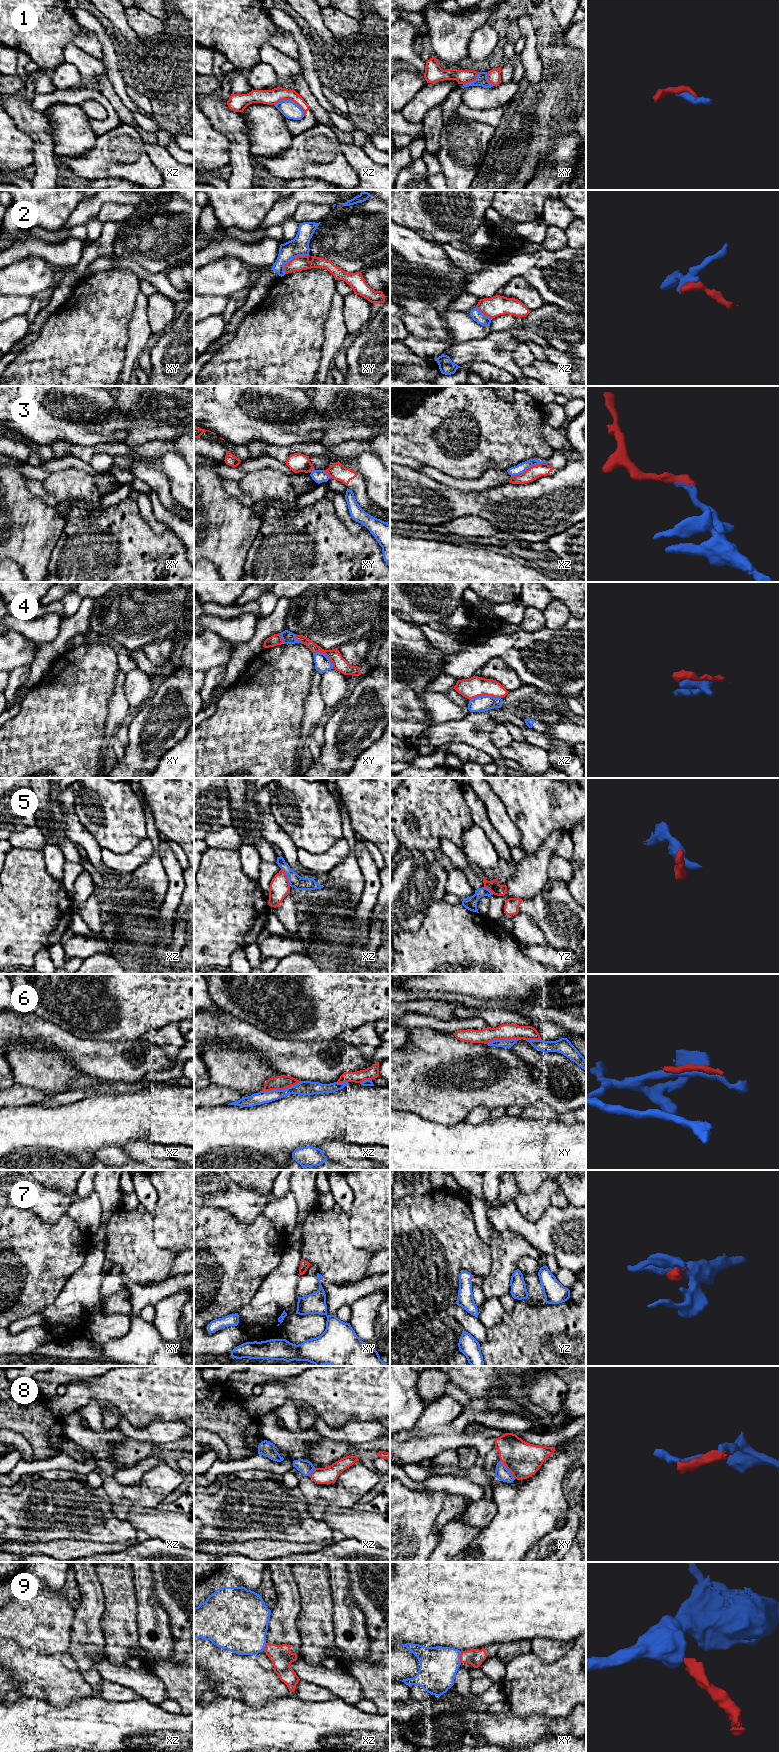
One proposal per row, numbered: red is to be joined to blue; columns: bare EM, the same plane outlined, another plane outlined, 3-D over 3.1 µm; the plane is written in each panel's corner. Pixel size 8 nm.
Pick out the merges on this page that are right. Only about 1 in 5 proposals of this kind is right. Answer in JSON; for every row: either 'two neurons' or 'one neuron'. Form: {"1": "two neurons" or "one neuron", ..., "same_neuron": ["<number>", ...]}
{"1": "two neurons", "2": "two neurons", "3": "two neurons", "4": "two neurons", "5": "two neurons", "6": "two neurons", "7": "two neurons", "8": "two neurons", "9": "two neurons", "same_neuron": []}

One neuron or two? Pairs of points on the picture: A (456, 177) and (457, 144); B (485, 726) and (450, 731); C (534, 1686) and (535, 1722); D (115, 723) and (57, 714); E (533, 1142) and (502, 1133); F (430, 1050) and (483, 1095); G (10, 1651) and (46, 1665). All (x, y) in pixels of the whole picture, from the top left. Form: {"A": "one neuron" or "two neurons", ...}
{"A": "one neuron", "B": "one neuron", "C": "two neurons", "D": "two neurons", "E": "one neuron", "F": "one neuron", "G": "one neuron"}

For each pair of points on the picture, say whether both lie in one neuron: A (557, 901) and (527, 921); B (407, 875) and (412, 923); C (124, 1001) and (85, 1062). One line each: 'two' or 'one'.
A: two
B: one
C: two

